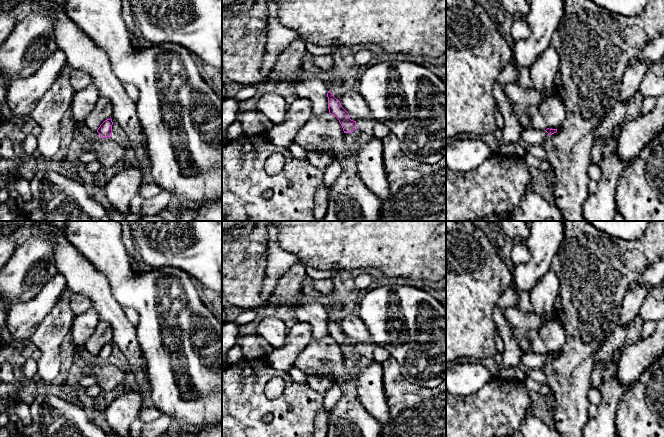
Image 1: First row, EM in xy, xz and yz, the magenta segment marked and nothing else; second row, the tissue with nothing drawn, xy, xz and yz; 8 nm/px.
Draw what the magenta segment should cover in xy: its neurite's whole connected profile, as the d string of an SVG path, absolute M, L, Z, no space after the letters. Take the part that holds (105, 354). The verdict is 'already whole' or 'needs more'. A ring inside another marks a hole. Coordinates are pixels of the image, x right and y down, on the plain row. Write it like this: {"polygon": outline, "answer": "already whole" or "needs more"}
{"polygon": "M112 343L105 344L100 351L98 352L97 356L99 357L101 362L107 362L112 360Z", "answer": "already whole"}

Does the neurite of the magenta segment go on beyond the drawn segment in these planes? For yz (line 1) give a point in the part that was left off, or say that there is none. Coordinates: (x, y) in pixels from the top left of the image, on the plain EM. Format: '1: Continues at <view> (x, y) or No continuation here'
1: No continuation here

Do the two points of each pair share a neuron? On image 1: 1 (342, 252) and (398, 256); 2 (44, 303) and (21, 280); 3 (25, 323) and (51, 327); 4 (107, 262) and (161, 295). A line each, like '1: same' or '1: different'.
1: same
2: different
3: different
4: same

